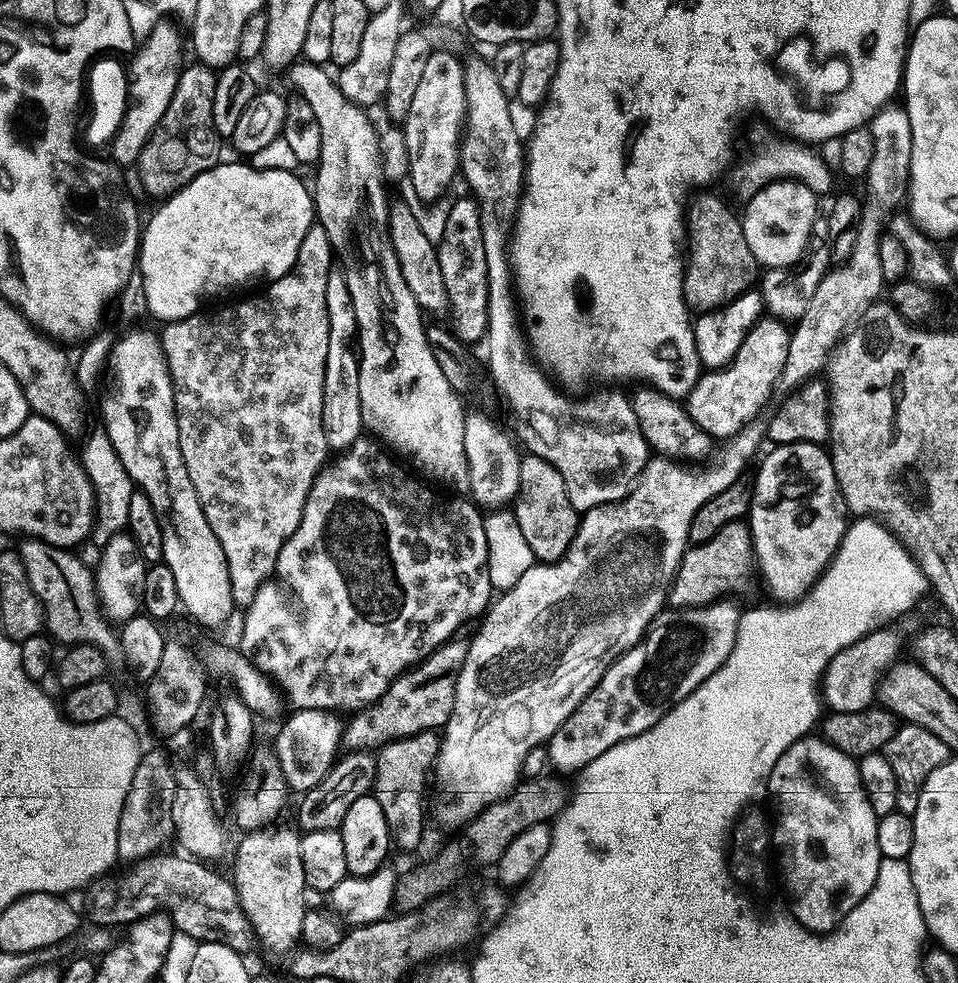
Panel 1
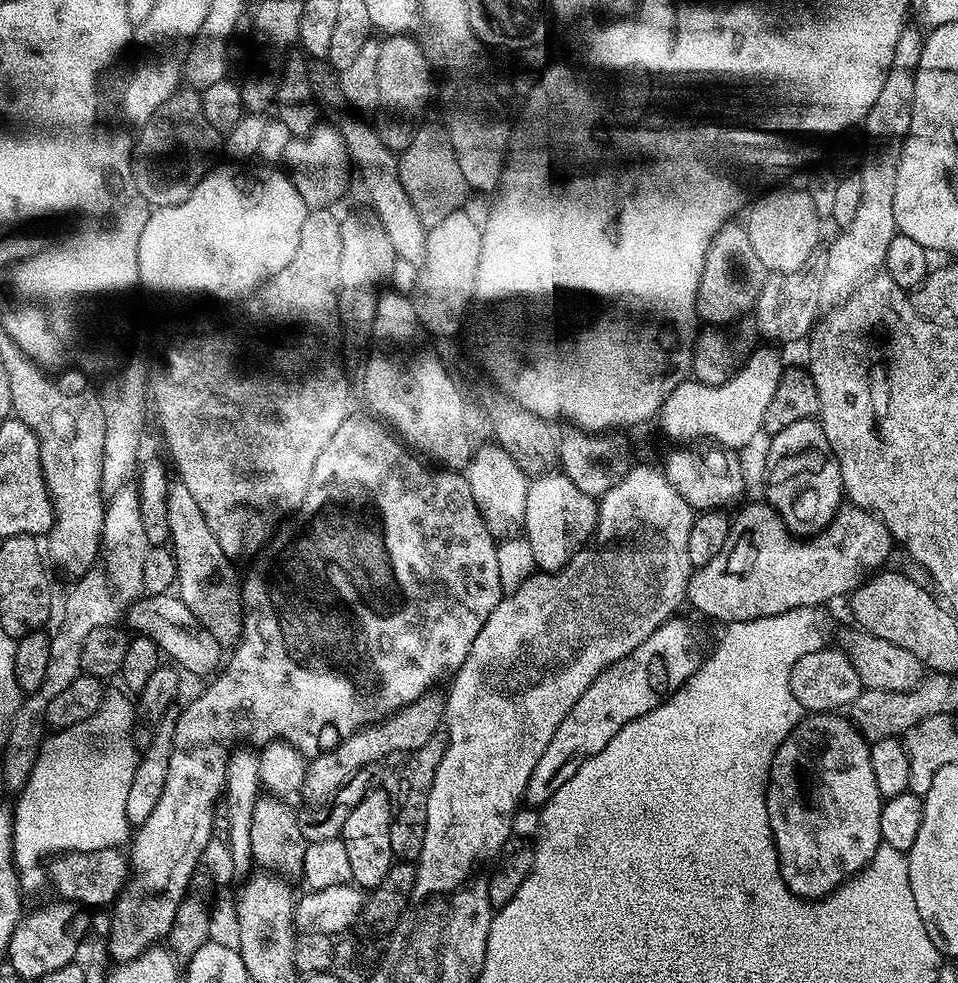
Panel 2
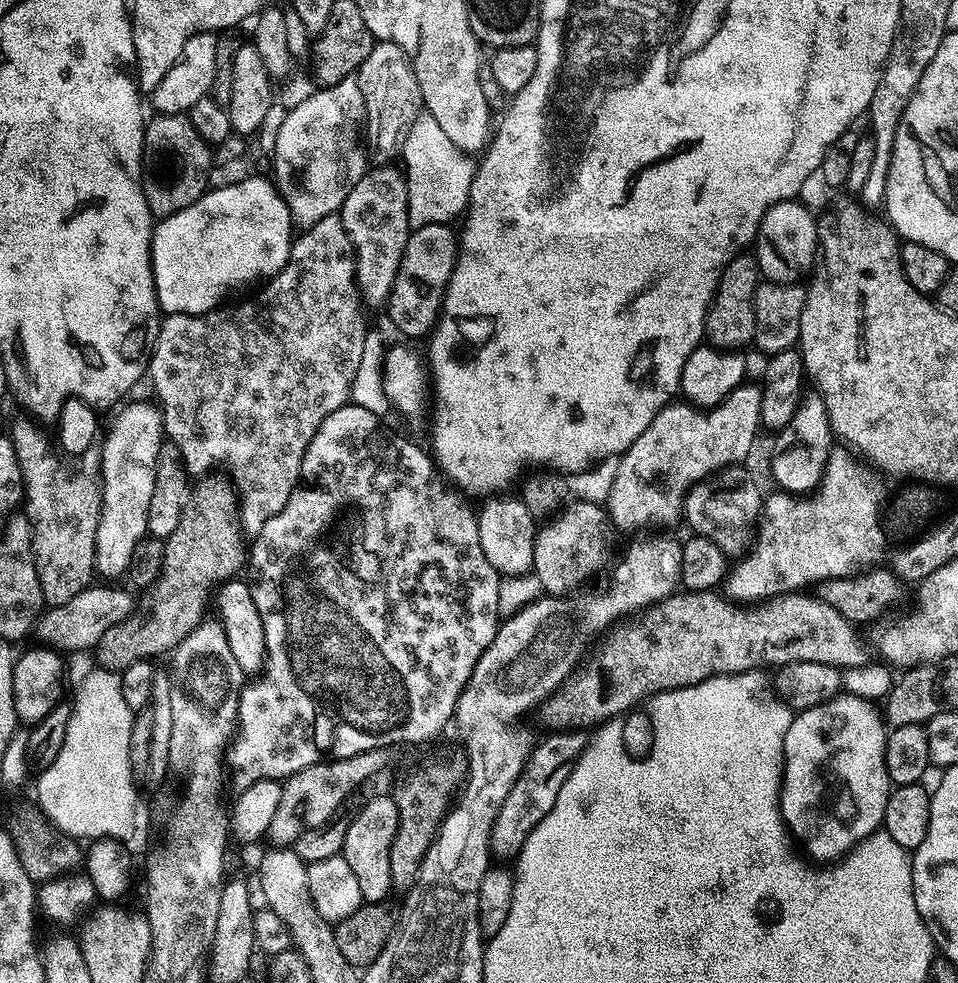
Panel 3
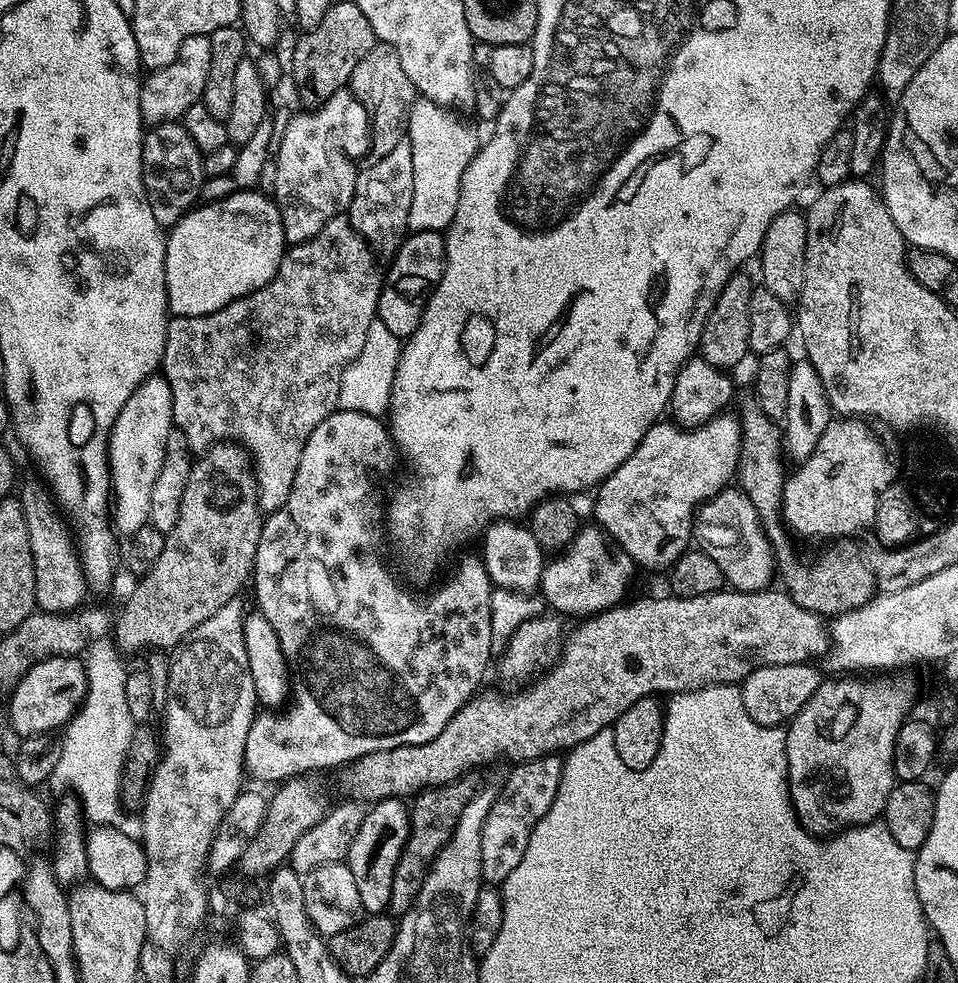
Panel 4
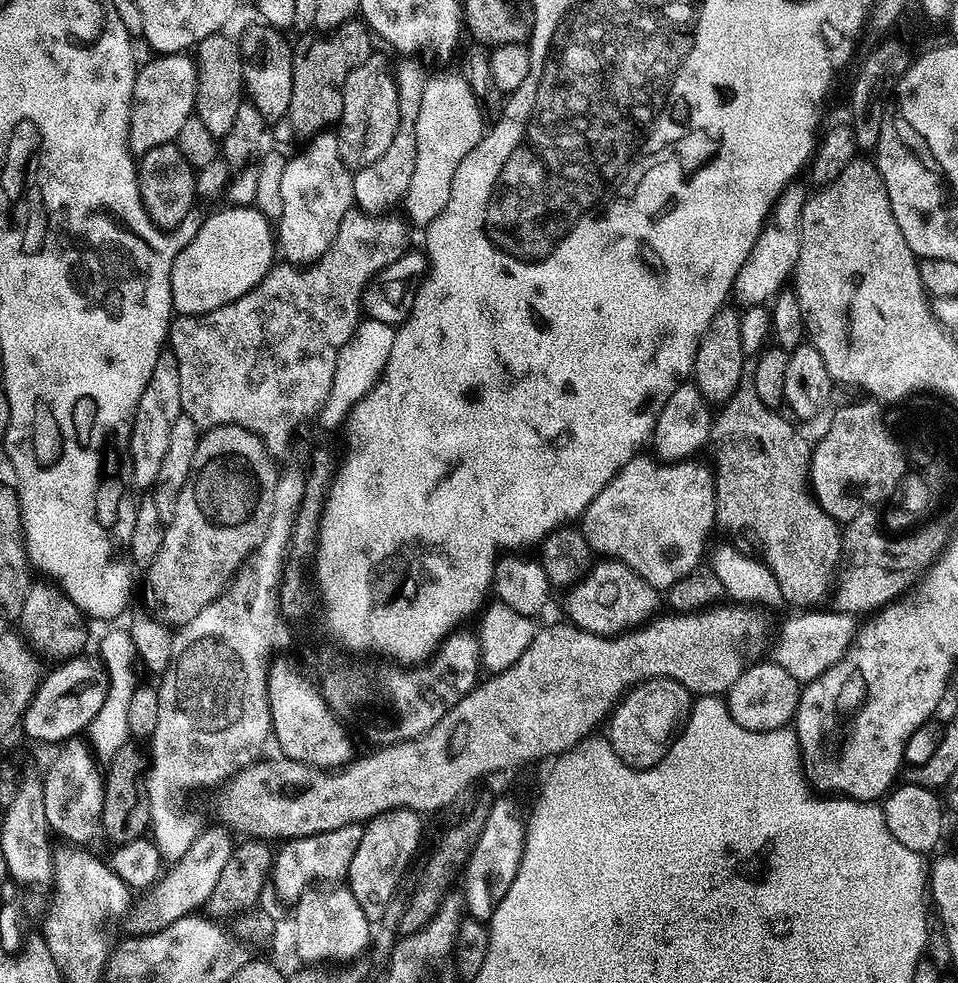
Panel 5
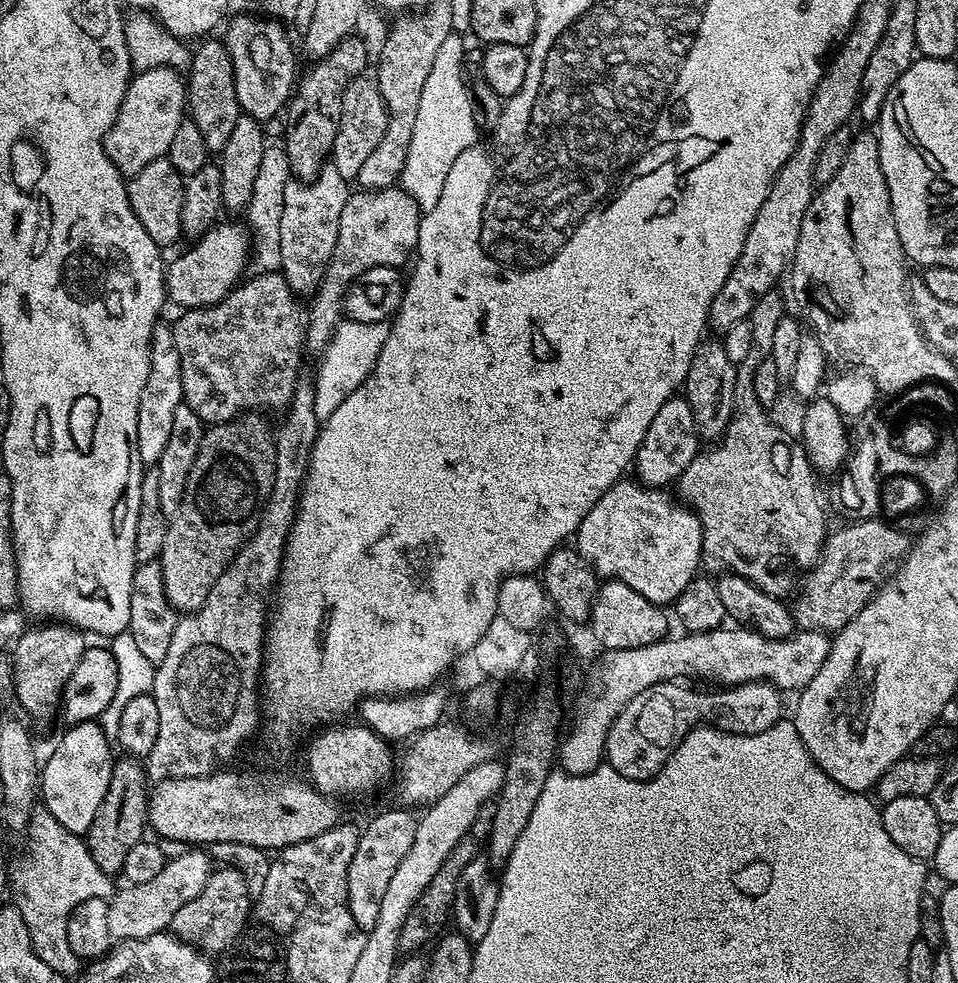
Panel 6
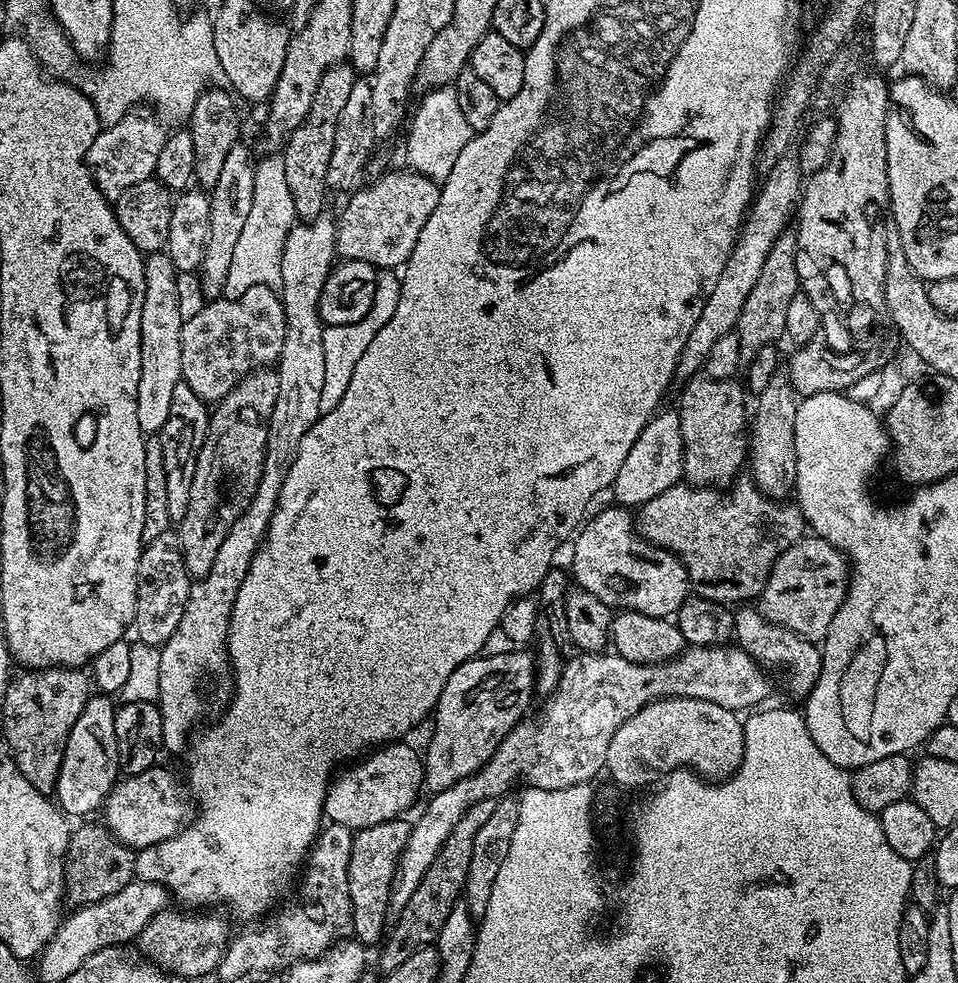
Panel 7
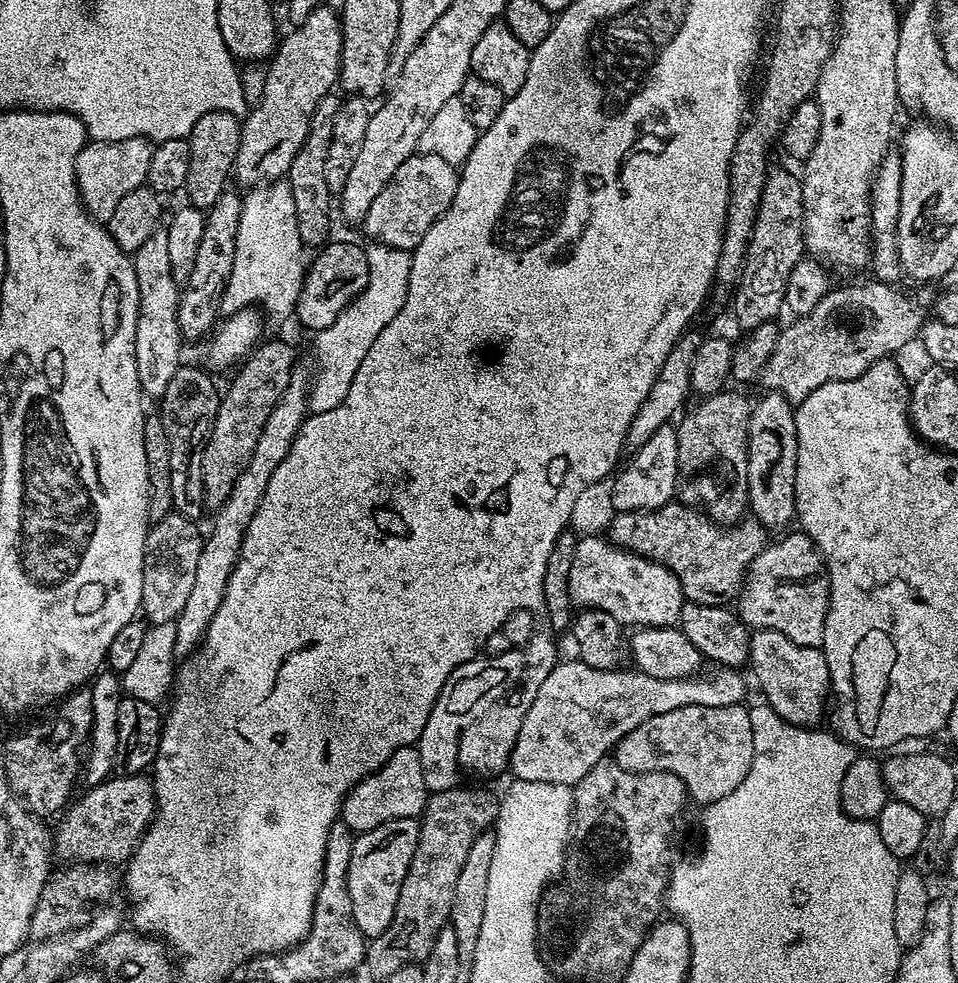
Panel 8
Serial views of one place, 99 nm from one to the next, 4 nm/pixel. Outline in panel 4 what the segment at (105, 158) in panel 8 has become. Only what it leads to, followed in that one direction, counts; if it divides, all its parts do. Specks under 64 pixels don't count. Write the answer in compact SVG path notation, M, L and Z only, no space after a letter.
M207 36L186 38L170 66L149 71L140 85L140 112L145 125L165 124L168 120L179 121L190 106L201 103L206 86L206 74L210 74L210 42Z

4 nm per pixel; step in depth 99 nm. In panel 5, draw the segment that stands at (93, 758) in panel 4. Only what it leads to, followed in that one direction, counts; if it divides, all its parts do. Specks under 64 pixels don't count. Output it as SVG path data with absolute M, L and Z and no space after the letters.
M120 628L110 629L100 640L98 659L108 673L108 693L106 700L102 702L102 708L98 710L98 714L94 714L94 718L87 726L86 740L91 751L99 759L101 756L101 761L106 762L114 754L118 754L118 746L127 744L130 740L126 726L126 713L130 707L130 694L134 694L138 686L138 679L136 680L135 674L132 673L132 664L135 665L137 659L131 631L124 629L123 632Z

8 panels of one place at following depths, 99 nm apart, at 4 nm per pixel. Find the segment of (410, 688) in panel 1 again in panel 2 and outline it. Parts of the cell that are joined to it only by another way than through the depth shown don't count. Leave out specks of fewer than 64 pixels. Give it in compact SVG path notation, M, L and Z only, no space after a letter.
M429 694L418 698L413 704L407 704L405 708L400 709L393 716L386 717L379 724L361 728L354 735L345 736L336 747L321 751L311 757L306 764L302 789L302 795L312 803L309 805L320 806L331 801L337 795L335 792L339 788L346 787L363 768L376 763L379 765L396 752L409 752L418 750L418 746L426 746L430 738L438 735L444 723L445 697L436 695Z

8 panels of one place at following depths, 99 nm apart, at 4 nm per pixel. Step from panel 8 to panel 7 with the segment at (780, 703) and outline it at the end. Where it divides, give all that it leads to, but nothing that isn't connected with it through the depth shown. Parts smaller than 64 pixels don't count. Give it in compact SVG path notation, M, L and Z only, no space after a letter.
M740 606L735 609L734 615L736 618L735 643L745 652L749 652L755 660L760 661L765 669L781 668L784 671L784 680L794 695L800 698L809 696L820 677L821 649L813 641L802 639L794 630L770 622L760 612L759 607Z

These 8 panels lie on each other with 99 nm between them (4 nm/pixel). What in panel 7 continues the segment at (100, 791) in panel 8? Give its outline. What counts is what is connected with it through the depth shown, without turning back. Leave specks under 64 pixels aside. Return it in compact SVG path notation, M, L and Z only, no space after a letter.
M163 766L142 770L142 774L134 774L133 776L124 776L117 779L116 784L110 790L110 794L104 799L102 823L104 827L109 828L129 848L133 850L149 848L155 844L162 843L164 840L169 840L171 836L177 836L181 828L185 827L186 820L184 820L184 815L188 812L188 804L184 801L184 796L186 797L186 792L182 787L181 781L179 784Z

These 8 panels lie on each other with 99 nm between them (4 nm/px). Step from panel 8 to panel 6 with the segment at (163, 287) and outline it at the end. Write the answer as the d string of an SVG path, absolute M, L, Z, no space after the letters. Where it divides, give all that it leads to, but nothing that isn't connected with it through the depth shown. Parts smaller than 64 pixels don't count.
M158 322L152 331L150 374L146 374L146 386L142 386L142 398L138 406L138 454L145 466L154 466L162 458L162 450L170 439L174 410L178 410L184 399L182 362L178 358L178 346L174 346L172 324L164 323Z

